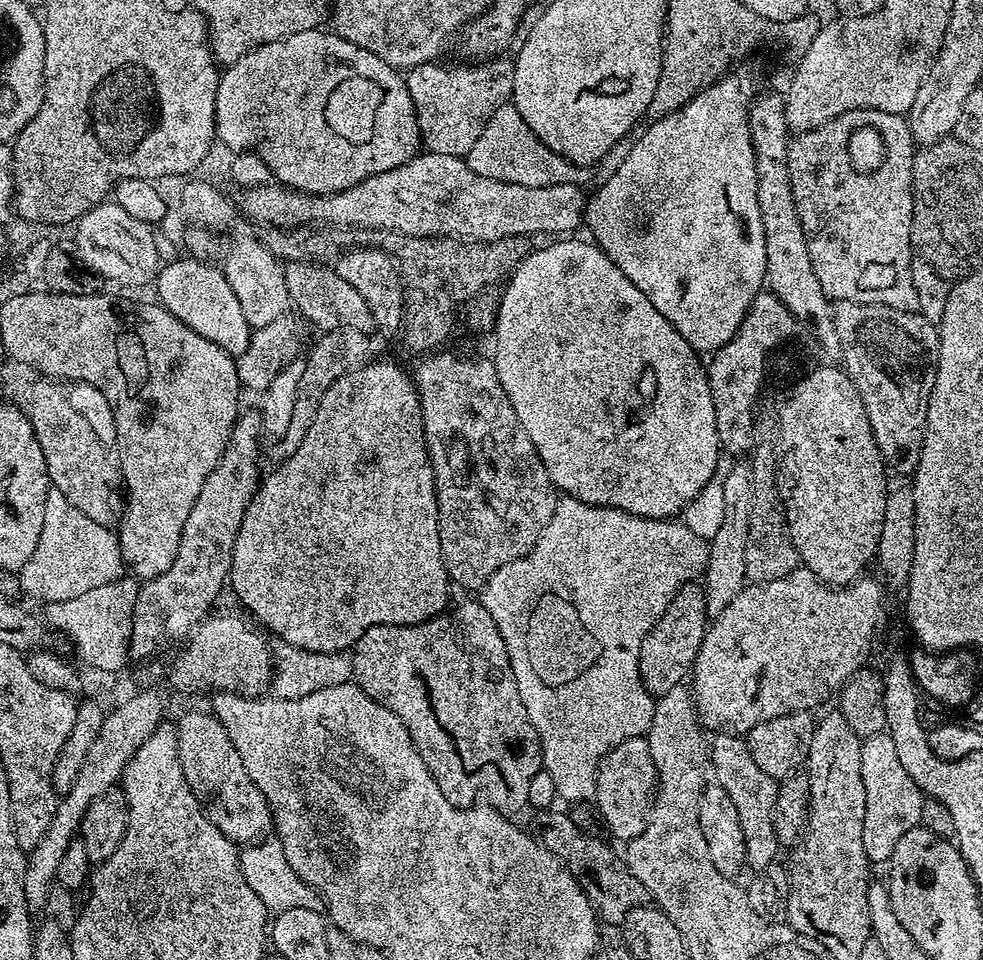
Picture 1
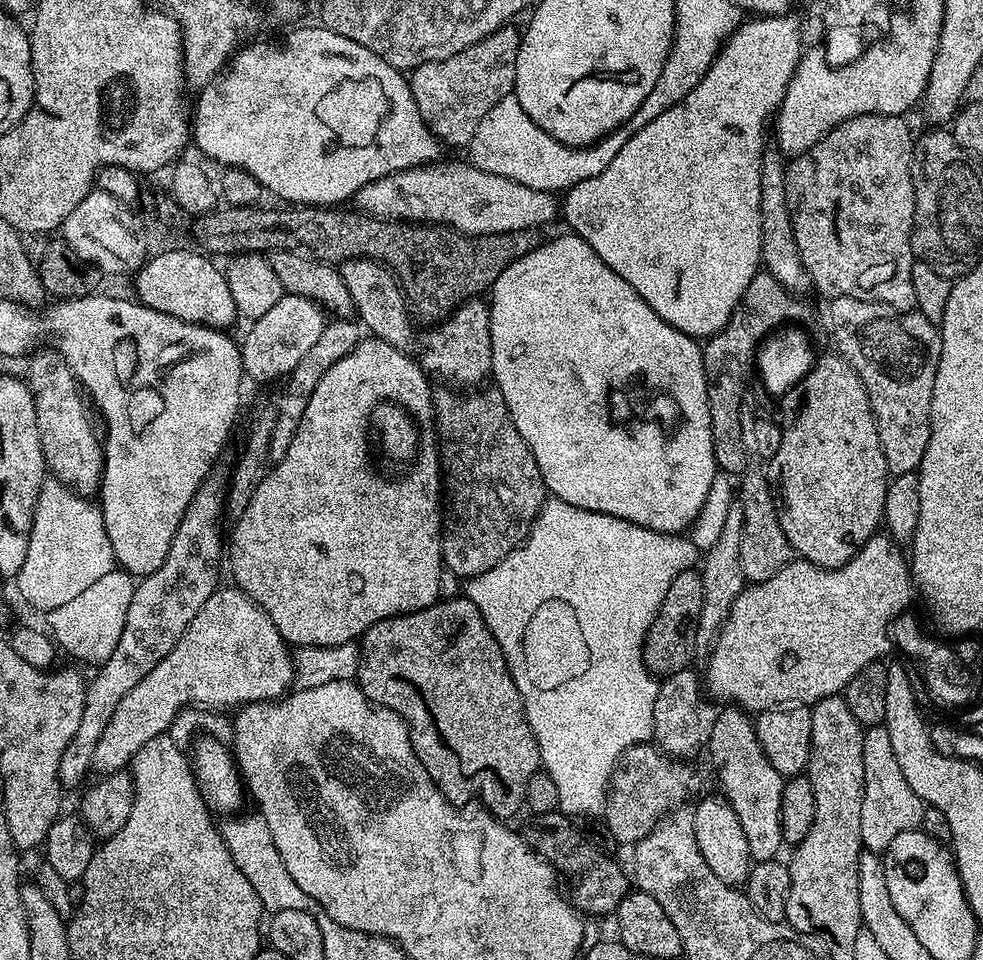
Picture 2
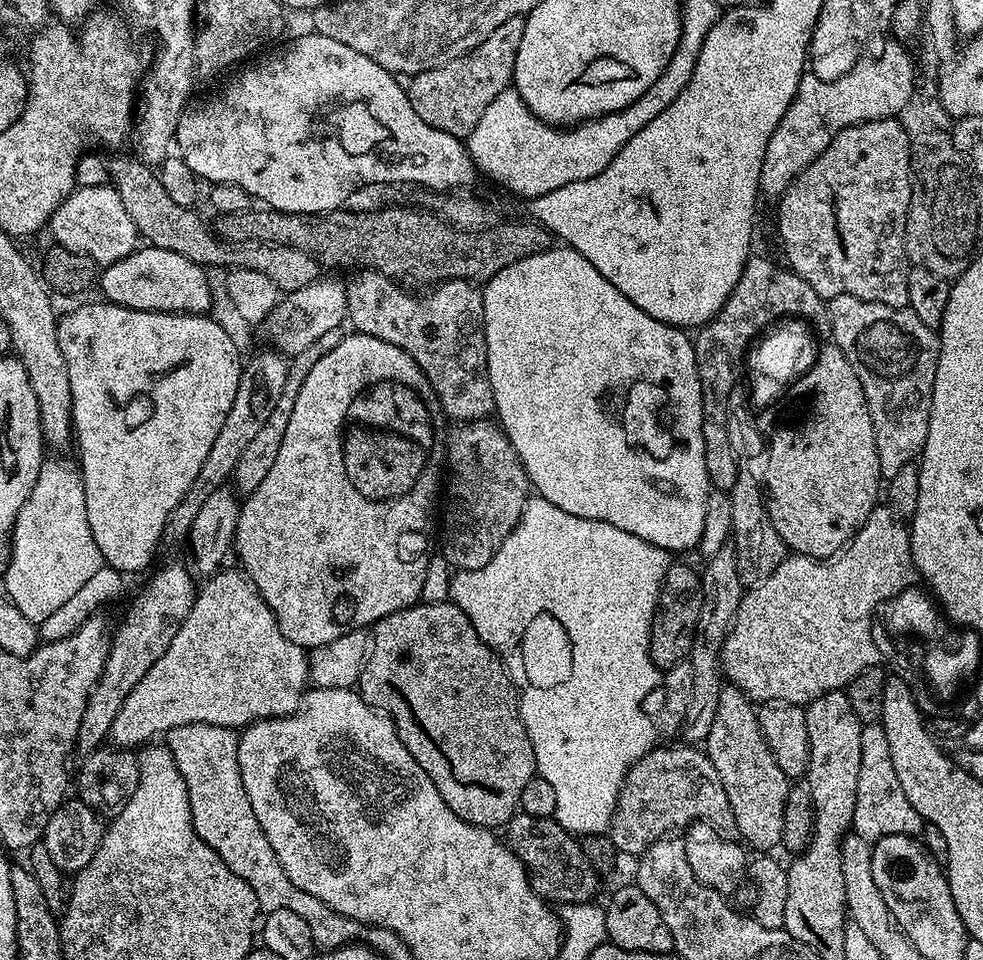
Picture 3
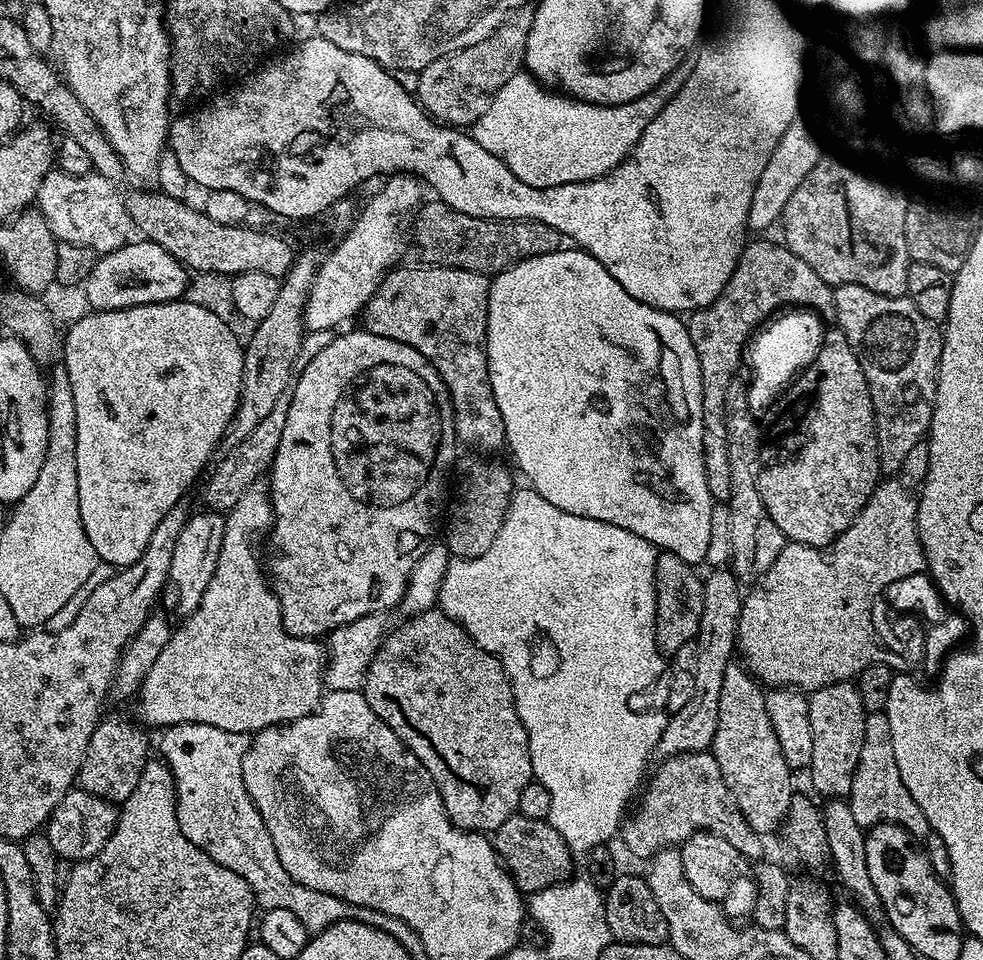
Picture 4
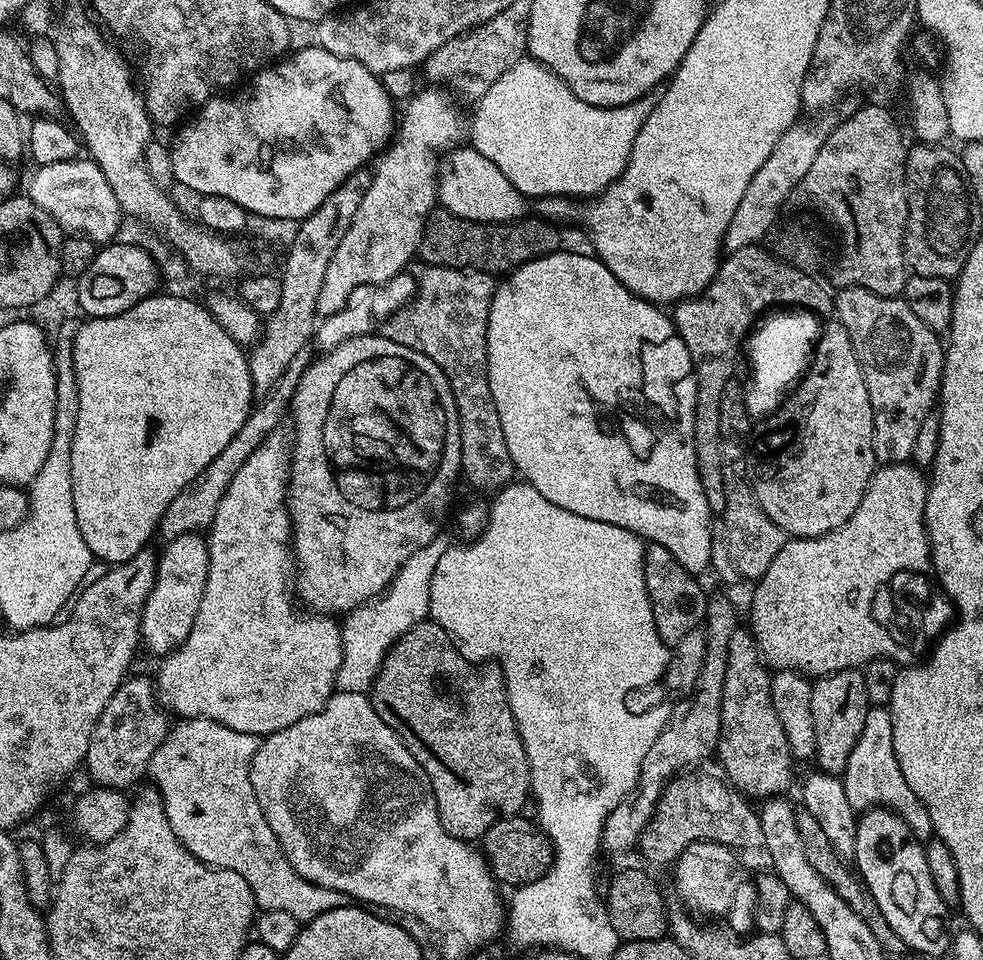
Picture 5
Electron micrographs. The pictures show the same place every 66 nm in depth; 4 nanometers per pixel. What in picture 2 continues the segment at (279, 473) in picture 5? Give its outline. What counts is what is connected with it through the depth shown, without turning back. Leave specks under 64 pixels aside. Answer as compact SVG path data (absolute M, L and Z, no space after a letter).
M217 587L190 622L186 634L178 638L178 646L118 702L118 710L114 710L94 749L91 771L125 771L150 738L171 729L176 717L193 706L200 710L239 710L245 704L275 702L293 684L292 652L272 619L239 588Z

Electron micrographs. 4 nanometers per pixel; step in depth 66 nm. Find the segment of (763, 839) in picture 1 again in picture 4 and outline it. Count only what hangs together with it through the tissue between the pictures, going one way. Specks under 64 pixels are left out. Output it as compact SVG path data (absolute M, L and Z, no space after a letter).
M733 662L726 666L726 675L722 678L722 695L718 697L718 730L714 730L711 754L718 762L718 770L722 770L722 778L734 798L738 802L738 810L750 822L750 826L762 837L767 837L781 827L786 818L786 810L790 810L790 802L794 795L792 789L793 769L788 767L786 758L782 758L782 746L778 746L778 737L774 735L774 726L770 726L770 718L766 714L764 701L765 689L759 680L744 667L743 663Z

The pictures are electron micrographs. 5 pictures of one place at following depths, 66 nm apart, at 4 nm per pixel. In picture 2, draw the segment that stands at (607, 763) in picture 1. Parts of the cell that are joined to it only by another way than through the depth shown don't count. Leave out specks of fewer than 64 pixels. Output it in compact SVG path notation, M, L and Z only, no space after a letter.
M645 742L626 749L613 768L602 823L618 843L639 845L644 842L640 840L657 831L665 816L688 802L691 796L699 797L704 792L704 780L698 769L688 764L664 765L664 759L665 753L655 743Z

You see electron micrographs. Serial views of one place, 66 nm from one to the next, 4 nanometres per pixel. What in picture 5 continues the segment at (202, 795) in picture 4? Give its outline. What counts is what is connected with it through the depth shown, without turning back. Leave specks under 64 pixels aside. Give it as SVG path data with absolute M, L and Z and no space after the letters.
M206 718L185 719L180 725L173 727L168 737L154 750L152 760L148 764L147 775L152 776L151 783L164 801L166 818L170 828L204 864L212 868L234 870L246 878L250 890L256 899L257 909L286 910L295 920L307 922L326 914L326 910L347 908L350 898L338 890L327 889L321 884L311 884L290 864L286 854L280 847L278 838L266 822L266 814L262 814L262 806L254 794L254 786L250 782L250 766L254 754L258 750L261 737L242 734L242 730L230 730L230 726L222 726Z

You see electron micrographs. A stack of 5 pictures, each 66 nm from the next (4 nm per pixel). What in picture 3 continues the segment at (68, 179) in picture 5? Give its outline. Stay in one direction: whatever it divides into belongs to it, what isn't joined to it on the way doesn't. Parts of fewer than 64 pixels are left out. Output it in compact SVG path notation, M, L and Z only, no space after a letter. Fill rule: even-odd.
M103 184L89 188L77 187L58 206L52 215L50 229L57 245L66 250L83 252L97 265L107 266L130 255L137 247L138 233L130 215L122 204L117 189ZM112 243L116 245L112 248Z

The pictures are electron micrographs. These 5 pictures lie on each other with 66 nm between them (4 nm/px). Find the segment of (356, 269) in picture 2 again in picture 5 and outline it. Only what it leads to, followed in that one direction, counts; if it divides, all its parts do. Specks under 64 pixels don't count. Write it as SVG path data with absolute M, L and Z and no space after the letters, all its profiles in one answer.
M423 262L413 263L410 275L416 279L412 303L401 312L393 312L379 325L379 335L390 342L398 342L398 346L410 346L410 350L426 354L426 358L446 374L446 382L450 382L450 390L454 394L454 406L458 410L463 479L468 479L484 492L495 493L514 476L506 434L502 434L502 422L488 381L488 323L497 281L490 272L443 268Z

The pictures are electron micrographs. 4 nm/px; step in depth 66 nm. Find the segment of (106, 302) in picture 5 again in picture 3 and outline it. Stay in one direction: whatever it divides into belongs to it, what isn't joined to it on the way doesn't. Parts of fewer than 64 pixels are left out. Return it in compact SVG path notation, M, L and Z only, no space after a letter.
M142 246L116 263L107 265L100 274L99 288L109 303L143 312L178 312L203 315L211 309L211 288L205 267L190 259L156 246Z

